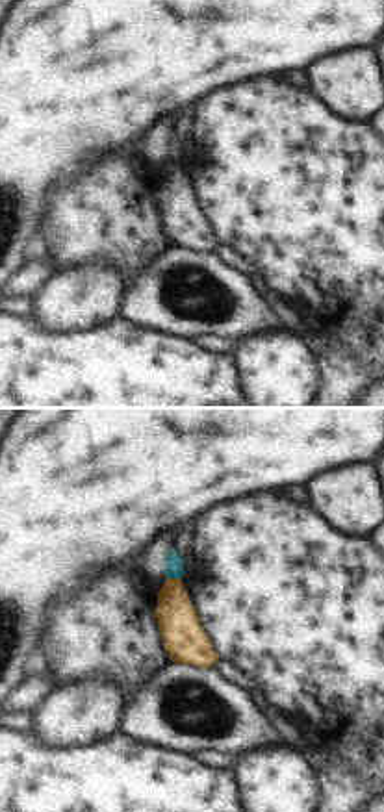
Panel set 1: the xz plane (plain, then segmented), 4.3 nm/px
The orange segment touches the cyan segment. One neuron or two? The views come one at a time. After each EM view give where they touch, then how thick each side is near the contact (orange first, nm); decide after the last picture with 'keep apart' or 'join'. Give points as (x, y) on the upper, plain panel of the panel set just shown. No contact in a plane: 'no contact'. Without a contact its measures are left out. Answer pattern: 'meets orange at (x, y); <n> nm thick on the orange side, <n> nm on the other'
meets orange at (173, 164); 180 nm thick on the orange side, 80 nm on the other

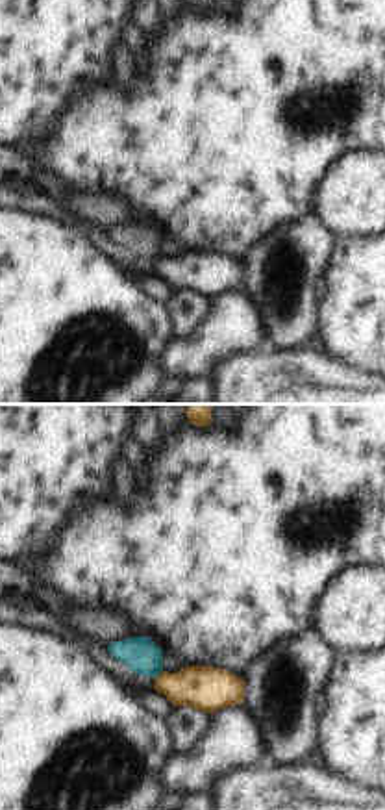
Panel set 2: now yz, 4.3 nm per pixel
meets orange at (160, 258); 200 nm thick on the orange side, 160 nm on the other

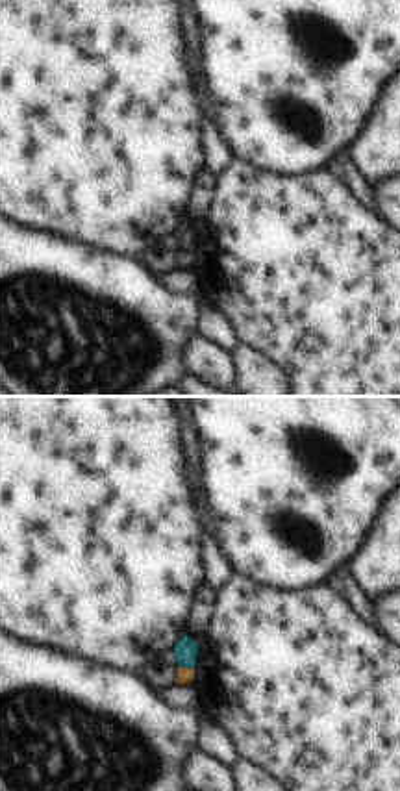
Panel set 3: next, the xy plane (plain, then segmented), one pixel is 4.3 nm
meets orange at (186, 252); 70 nm thick on the orange side, 110 nm on the other

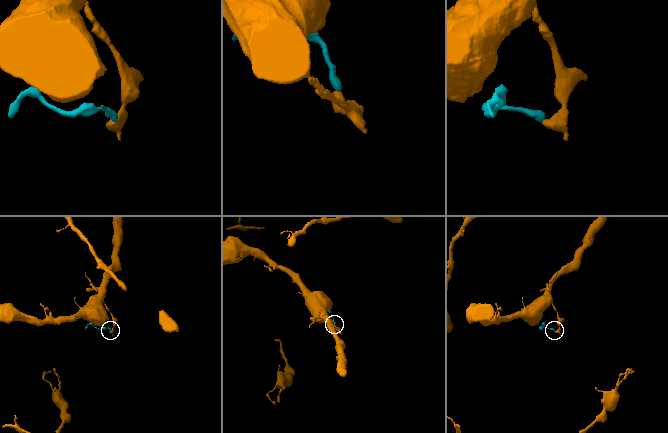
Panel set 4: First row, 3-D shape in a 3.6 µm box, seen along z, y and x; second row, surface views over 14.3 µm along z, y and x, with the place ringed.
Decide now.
keep apart

